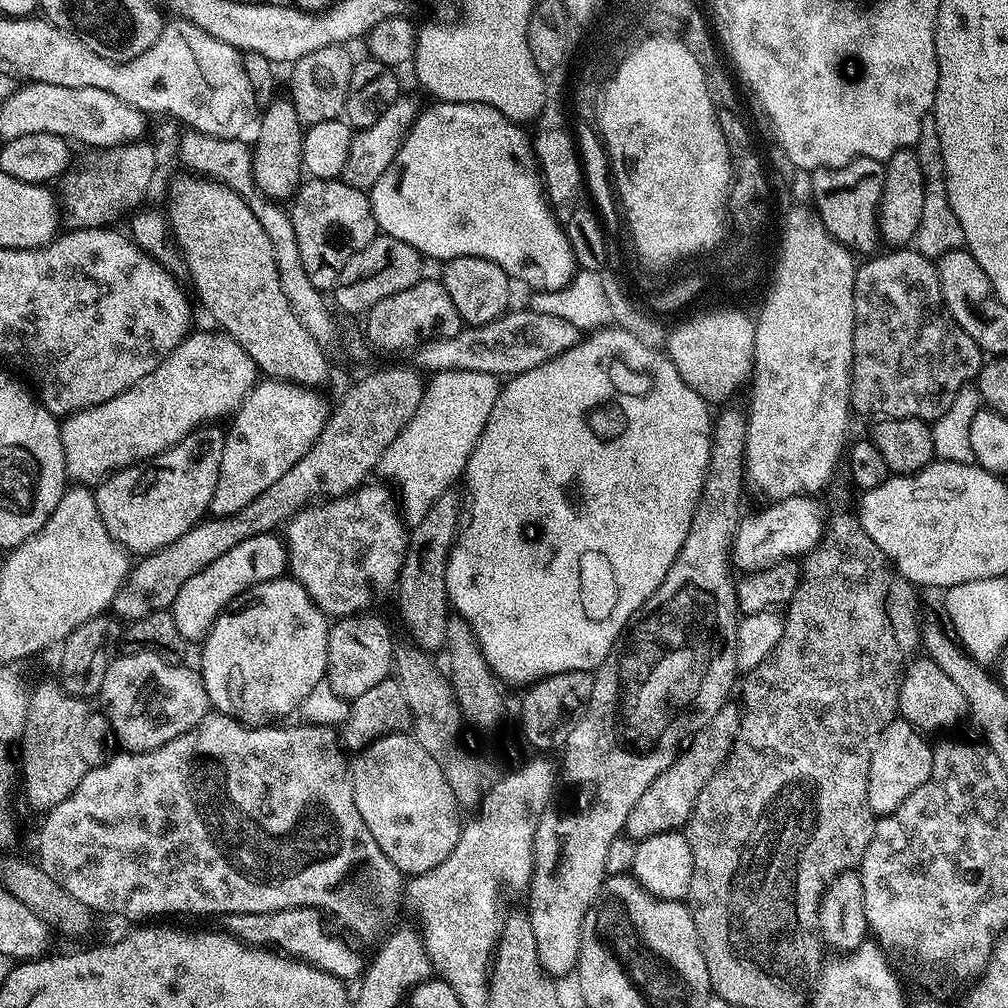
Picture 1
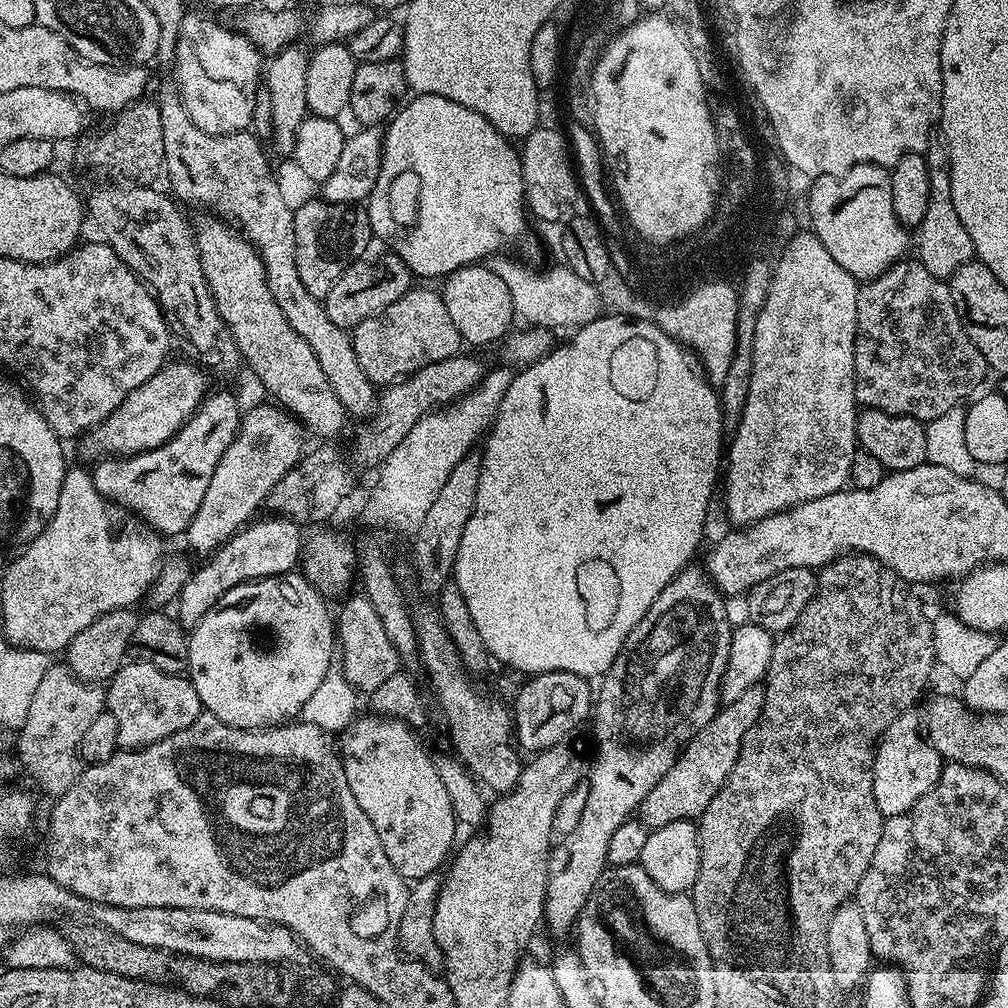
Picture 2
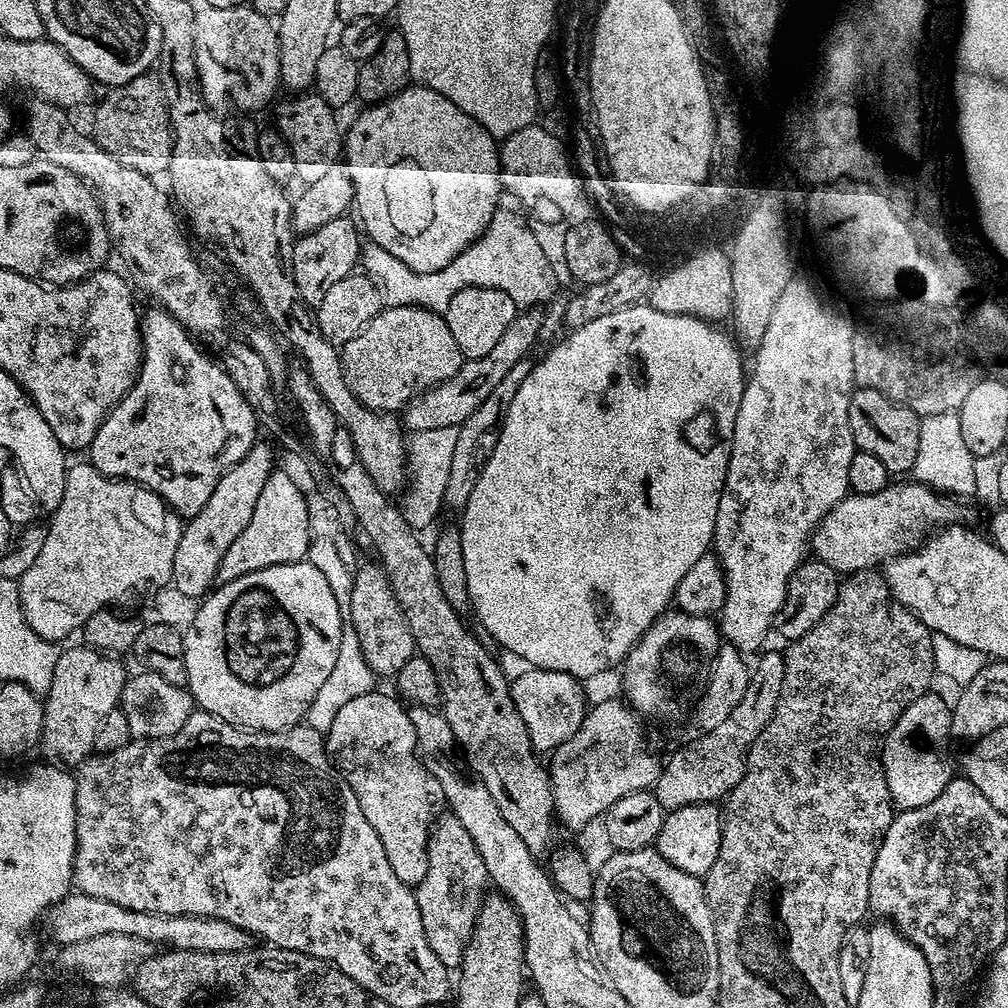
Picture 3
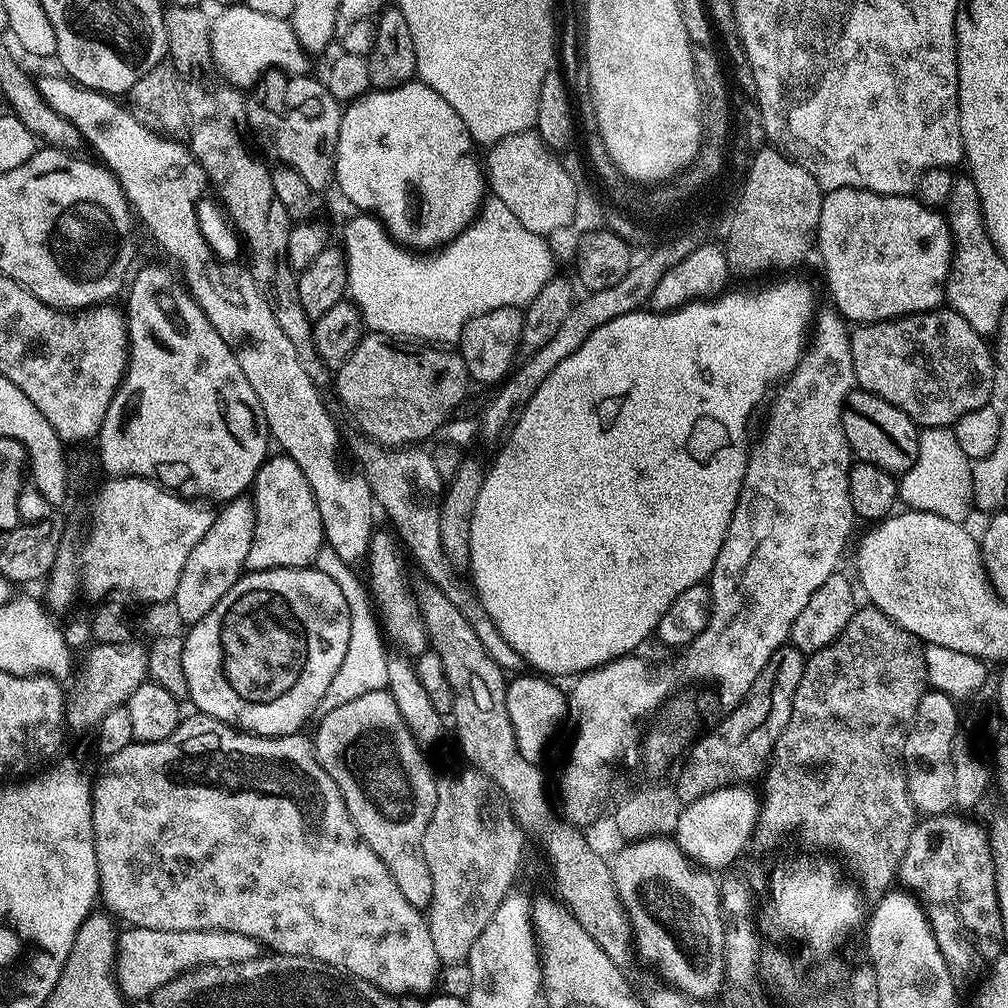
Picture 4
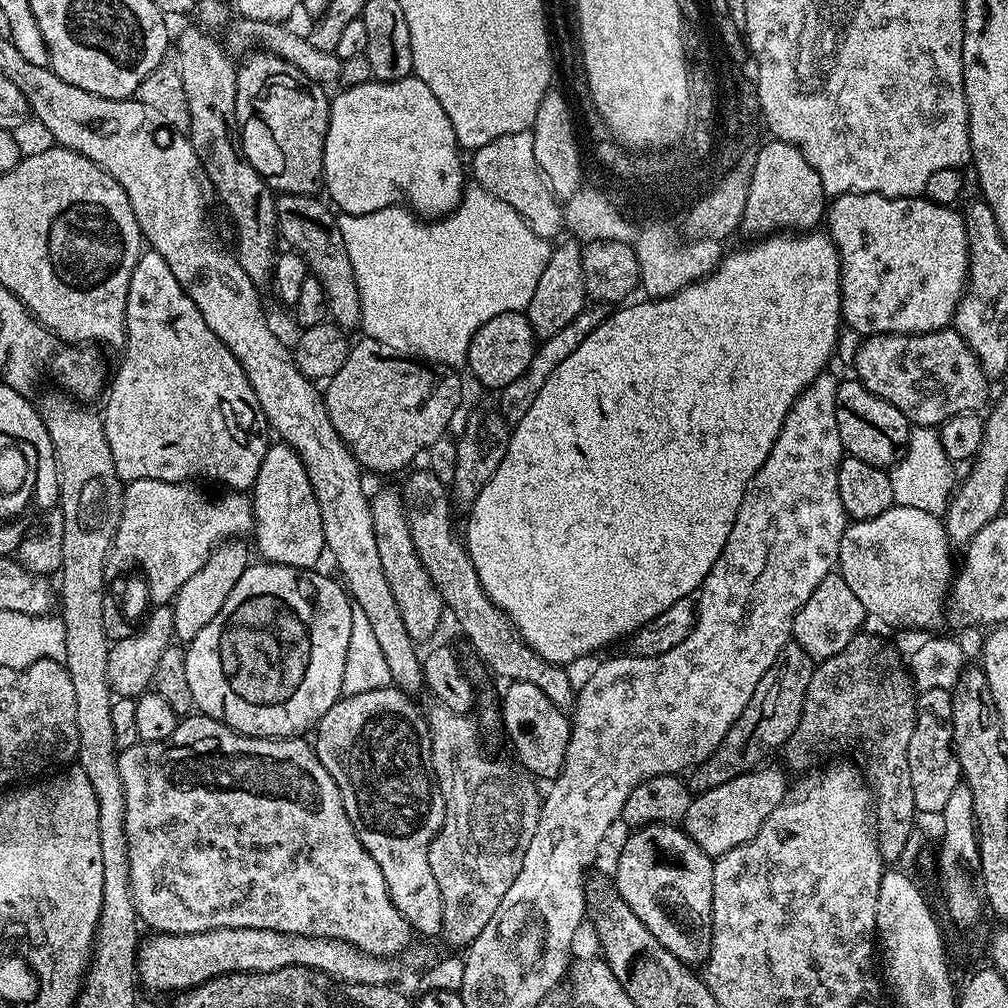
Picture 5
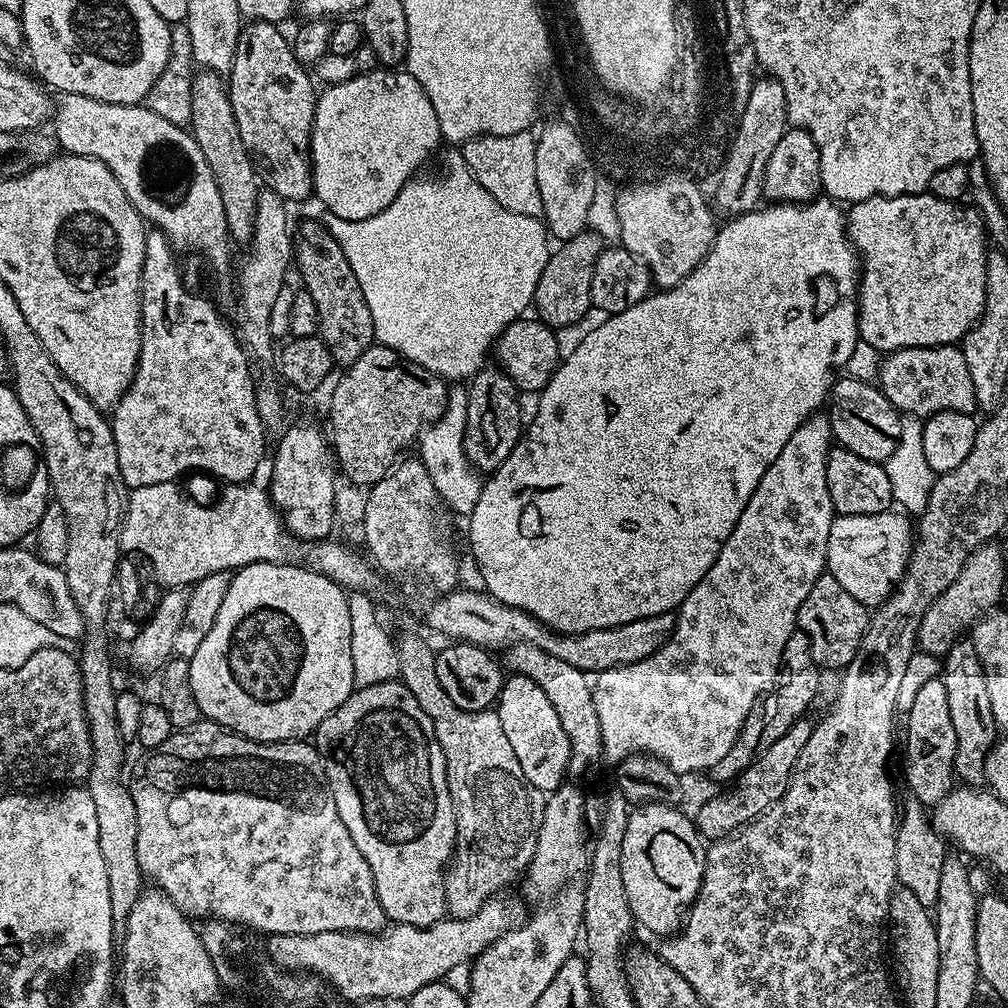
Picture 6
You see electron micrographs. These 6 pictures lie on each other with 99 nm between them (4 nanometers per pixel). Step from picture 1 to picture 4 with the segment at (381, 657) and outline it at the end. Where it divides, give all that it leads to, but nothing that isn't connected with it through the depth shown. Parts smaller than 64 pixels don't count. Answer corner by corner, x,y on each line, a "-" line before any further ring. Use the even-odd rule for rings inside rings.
380,530
373,531
372,540
368,544
368,580
366,576
366,588
370,593
370,600
374,605
374,612
378,617
383,635
389,641
397,640
404,644
403,651
413,657
421,656
428,648
428,635
424,633
424,624
418,619
414,611
413,601
410,599
410,588
404,585
404,572
400,569
400,558
396,554
396,548
386,533

